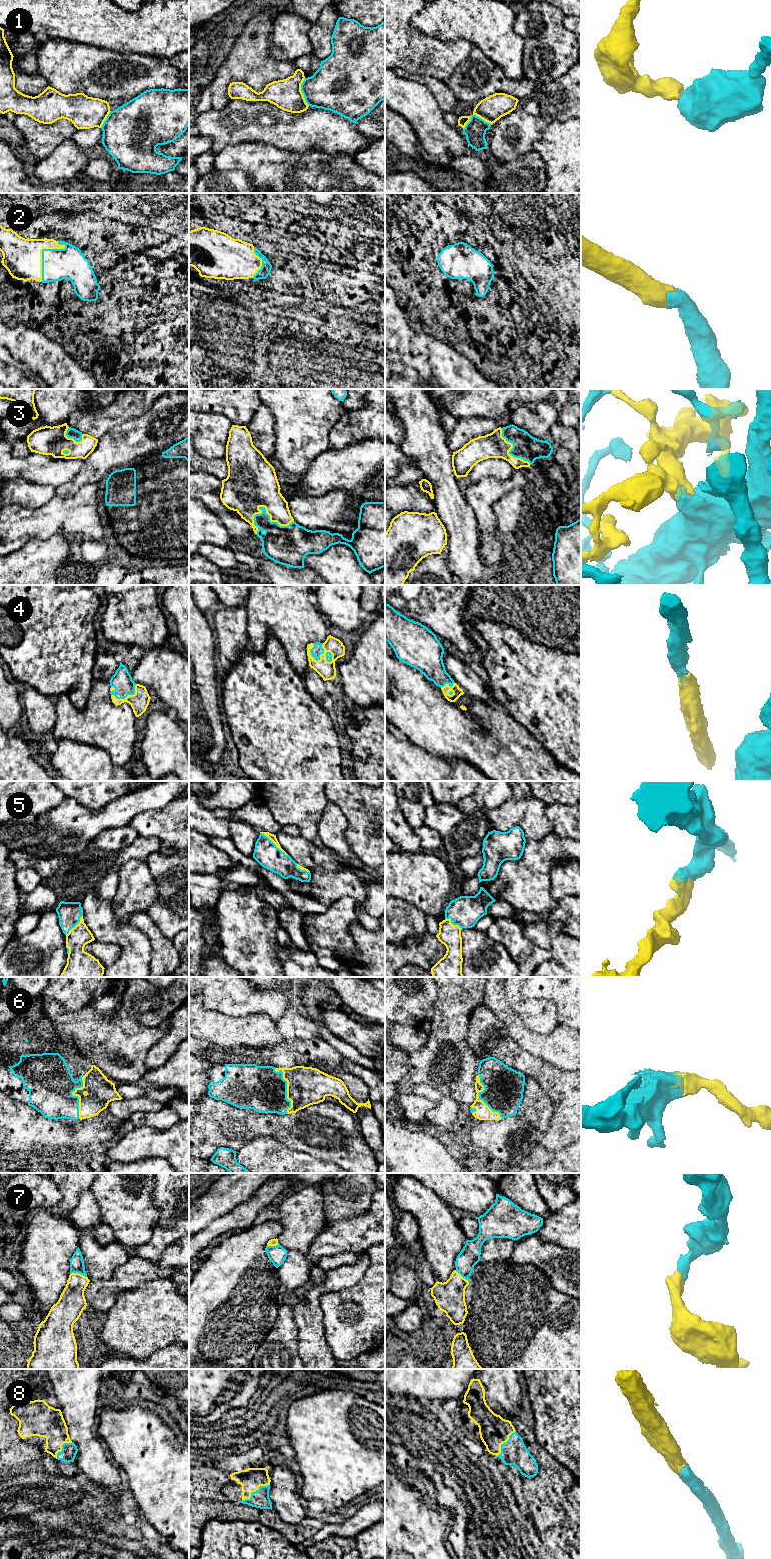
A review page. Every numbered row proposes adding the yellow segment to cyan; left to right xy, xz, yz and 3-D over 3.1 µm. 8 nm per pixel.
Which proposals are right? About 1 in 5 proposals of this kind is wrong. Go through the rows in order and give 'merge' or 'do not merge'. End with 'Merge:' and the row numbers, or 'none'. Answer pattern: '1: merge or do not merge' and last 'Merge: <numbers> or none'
1: do not merge
2: merge
3: merge
4: merge
5: merge
6: merge
7: merge
8: merge
Merge: 2, 3, 4, 5, 6, 7, 8

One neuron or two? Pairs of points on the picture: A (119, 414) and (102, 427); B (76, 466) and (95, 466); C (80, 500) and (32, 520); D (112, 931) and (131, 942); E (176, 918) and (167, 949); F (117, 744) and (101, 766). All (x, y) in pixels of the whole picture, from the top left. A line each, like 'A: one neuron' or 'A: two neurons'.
A: one neuron
B: two neurons
C: one neuron
D: one neuron
E: two neurons
F: two neurons

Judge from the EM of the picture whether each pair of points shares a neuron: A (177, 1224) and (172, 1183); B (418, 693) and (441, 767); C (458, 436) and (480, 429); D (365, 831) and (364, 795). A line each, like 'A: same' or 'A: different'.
A: same
B: different
C: same
D: same

